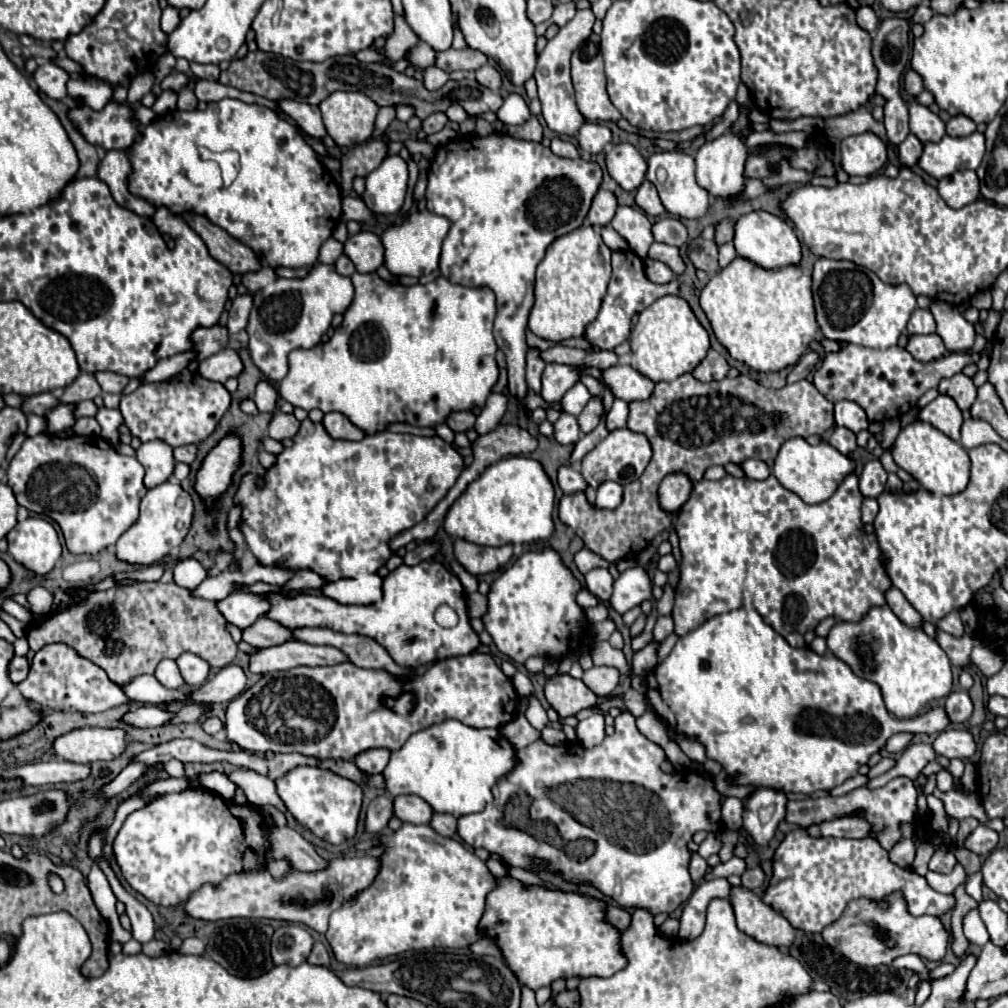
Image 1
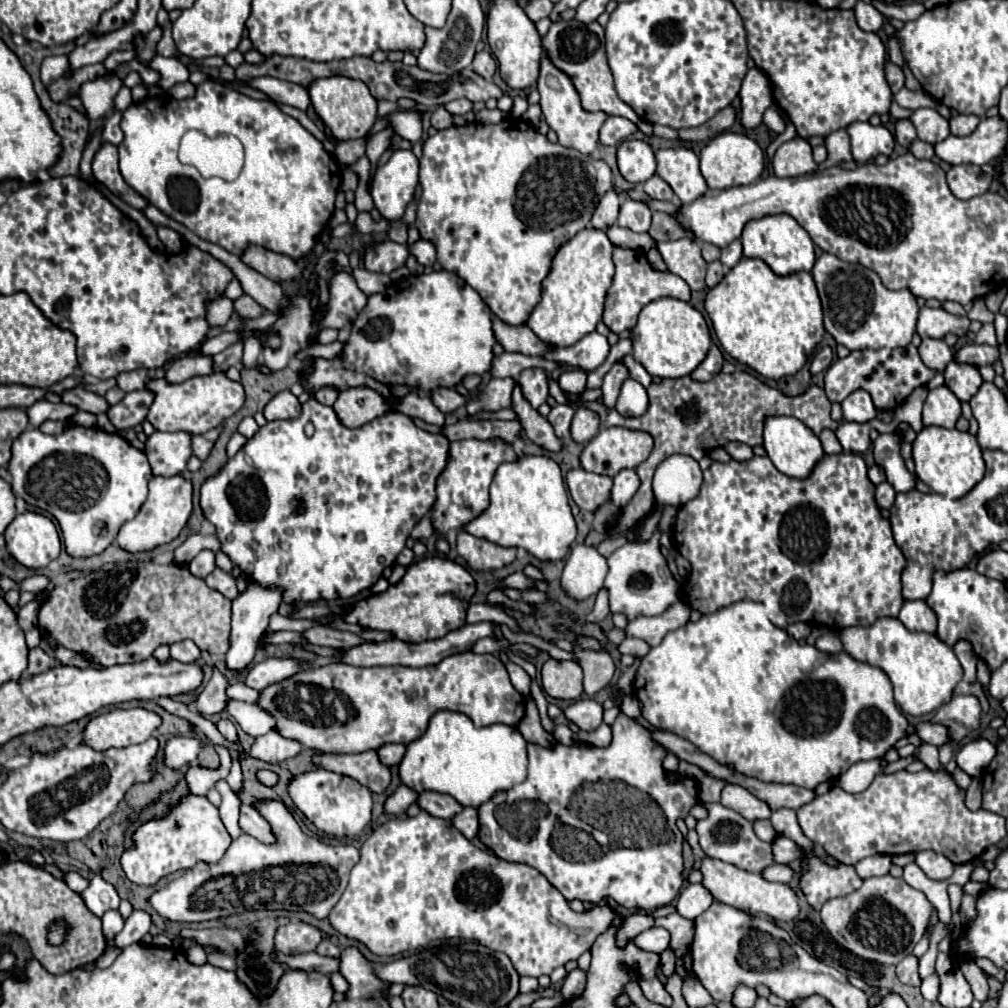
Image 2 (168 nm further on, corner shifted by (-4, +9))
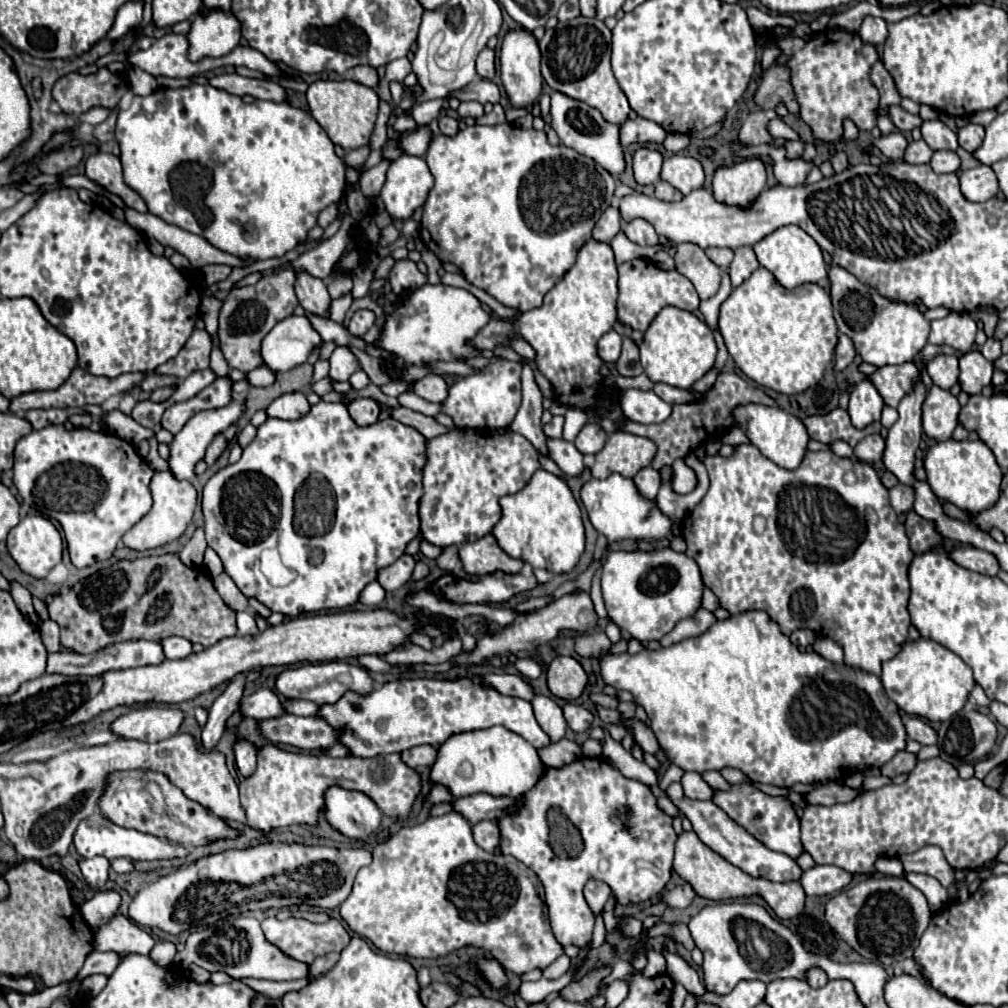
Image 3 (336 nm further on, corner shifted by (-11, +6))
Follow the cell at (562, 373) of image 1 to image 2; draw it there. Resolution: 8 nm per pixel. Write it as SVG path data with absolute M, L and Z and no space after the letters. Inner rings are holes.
M592 332L592 334L584 336L580 342L576 342L574 346L562 348L562 350L552 350L543 357L590 372L590 370L596 370L608 358L608 354L610 354L610 344L608 344L606 336Z

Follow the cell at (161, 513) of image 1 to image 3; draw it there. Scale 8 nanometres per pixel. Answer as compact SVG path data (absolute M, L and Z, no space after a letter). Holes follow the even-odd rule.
M169 471L155 473L149 489L151 489L151 495L153 495L151 511L123 535L123 543L129 549L135 549L135 551L155 549L155 547L161 547L165 543L179 539L183 535L183 531L187 529L187 525L191 523L193 511L195 511L195 505L197 505L195 487L189 481L177 481Z

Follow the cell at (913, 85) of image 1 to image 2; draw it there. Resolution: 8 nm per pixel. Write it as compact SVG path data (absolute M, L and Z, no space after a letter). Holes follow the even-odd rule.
M886 62L886 66L884 66L884 74L886 74L886 82L888 82L890 90L896 94L896 92L904 86L904 72L902 72L896 64Z

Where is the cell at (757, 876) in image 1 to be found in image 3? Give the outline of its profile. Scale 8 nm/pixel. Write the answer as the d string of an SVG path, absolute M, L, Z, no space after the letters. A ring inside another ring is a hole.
M815 865L801 875L801 885L807 895L819 897L839 891L851 881L851 875L835 865Z

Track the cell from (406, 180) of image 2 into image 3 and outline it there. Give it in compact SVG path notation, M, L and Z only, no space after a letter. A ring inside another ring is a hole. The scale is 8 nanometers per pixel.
M401 155L391 163L387 181L381 189L381 199L393 219L407 221L427 199L433 187L433 175L421 157Z

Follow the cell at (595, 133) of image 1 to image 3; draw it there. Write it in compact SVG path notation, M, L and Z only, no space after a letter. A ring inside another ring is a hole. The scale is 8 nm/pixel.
M637 117L637 119L627 119L621 123L621 147L627 147L631 143L663 143L667 137L667 131L659 127L657 123Z

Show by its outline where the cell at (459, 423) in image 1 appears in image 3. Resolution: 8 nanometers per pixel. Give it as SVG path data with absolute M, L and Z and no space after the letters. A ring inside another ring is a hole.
M427 375L419 381L415 381L413 391L431 403L441 403L441 401L445 401L445 397L449 397L449 385L437 375Z

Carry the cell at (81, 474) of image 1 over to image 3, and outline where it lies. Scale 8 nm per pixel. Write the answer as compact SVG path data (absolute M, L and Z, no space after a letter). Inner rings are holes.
M63 425L31 431L15 445L13 473L21 499L61 523L75 567L109 559L119 539L153 505L149 483L155 471L129 441L111 433L95 433L91 429L65 431Z

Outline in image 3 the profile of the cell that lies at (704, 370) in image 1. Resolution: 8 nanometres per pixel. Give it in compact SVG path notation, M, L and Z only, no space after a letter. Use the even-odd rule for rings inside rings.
M713 367L709 373L705 373L705 375L703 375L695 385L693 385L693 391L695 391L695 393L703 393L703 391L707 391L707 389L715 383L717 375L719 375L719 371Z

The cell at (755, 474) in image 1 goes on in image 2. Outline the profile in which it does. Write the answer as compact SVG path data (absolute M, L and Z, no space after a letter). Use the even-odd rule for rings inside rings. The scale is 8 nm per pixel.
M728 442L726 446L724 446L724 450L734 458L734 460L750 460L752 456L754 456L754 452L752 452L752 448L748 446L748 444L742 444L742 442Z

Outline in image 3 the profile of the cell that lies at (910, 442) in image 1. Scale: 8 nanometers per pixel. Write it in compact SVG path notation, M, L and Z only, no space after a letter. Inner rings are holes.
M947 439L935 443L925 455L925 473L927 473L927 483L931 485L933 493L939 495L939 499L949 501L961 507L963 511L971 513L983 511L997 501L1003 477L993 451L979 439L977 441Z

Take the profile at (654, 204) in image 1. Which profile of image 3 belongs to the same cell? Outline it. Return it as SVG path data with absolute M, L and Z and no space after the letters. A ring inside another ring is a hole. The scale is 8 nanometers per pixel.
M657 181L655 183L655 197L661 201L681 201L681 191L675 189L671 183L667 181Z

